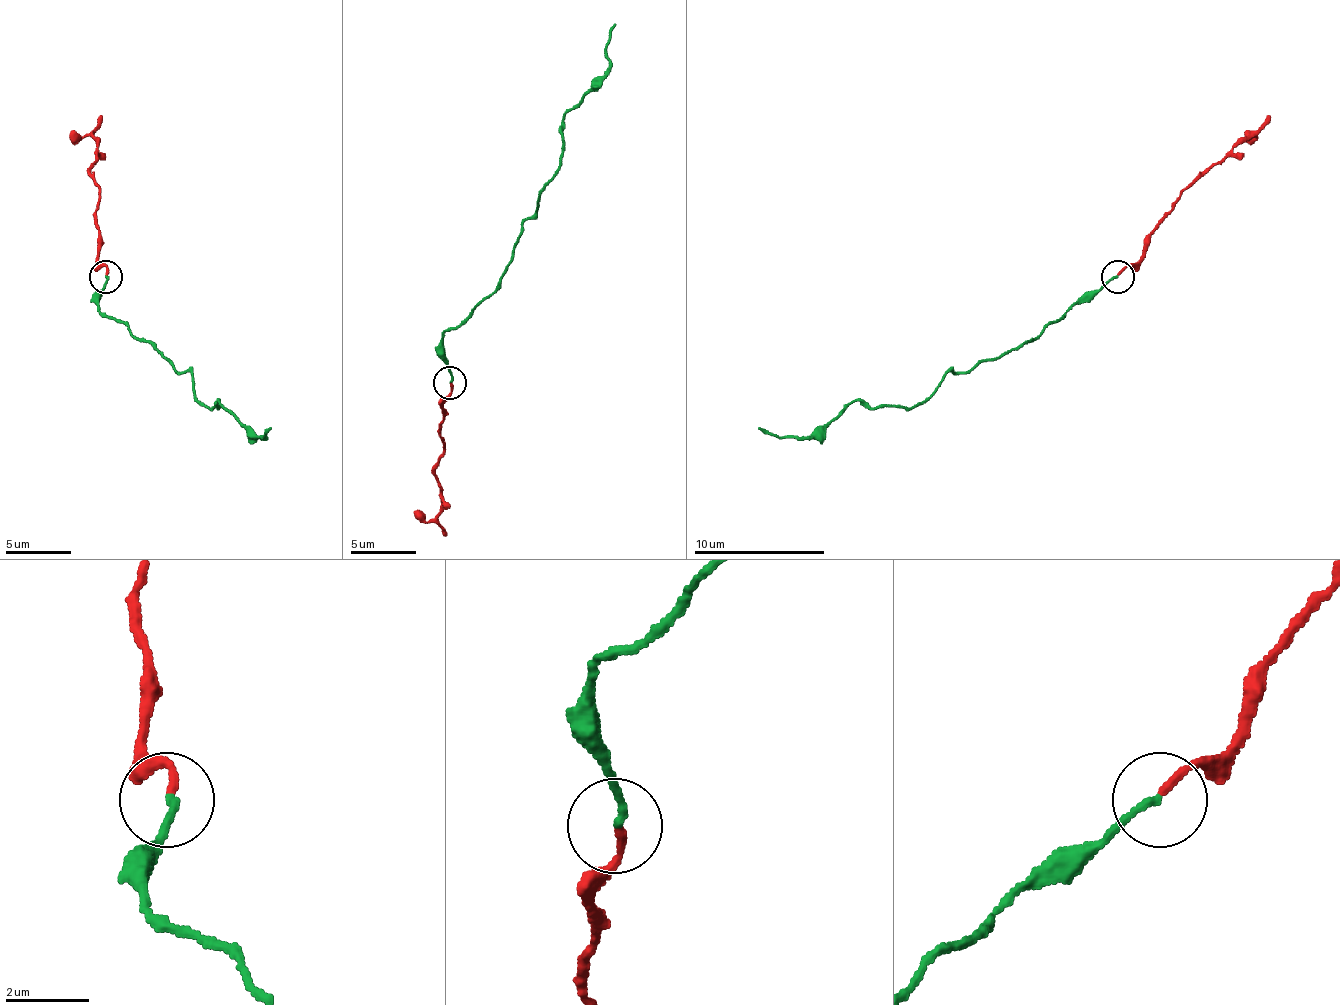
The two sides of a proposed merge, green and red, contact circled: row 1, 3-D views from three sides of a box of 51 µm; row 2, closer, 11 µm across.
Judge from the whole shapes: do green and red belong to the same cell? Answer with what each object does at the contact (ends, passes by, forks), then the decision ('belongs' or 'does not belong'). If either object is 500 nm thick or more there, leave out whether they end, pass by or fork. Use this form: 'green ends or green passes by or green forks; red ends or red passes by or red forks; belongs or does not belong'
green ends; red ends; does not belong

